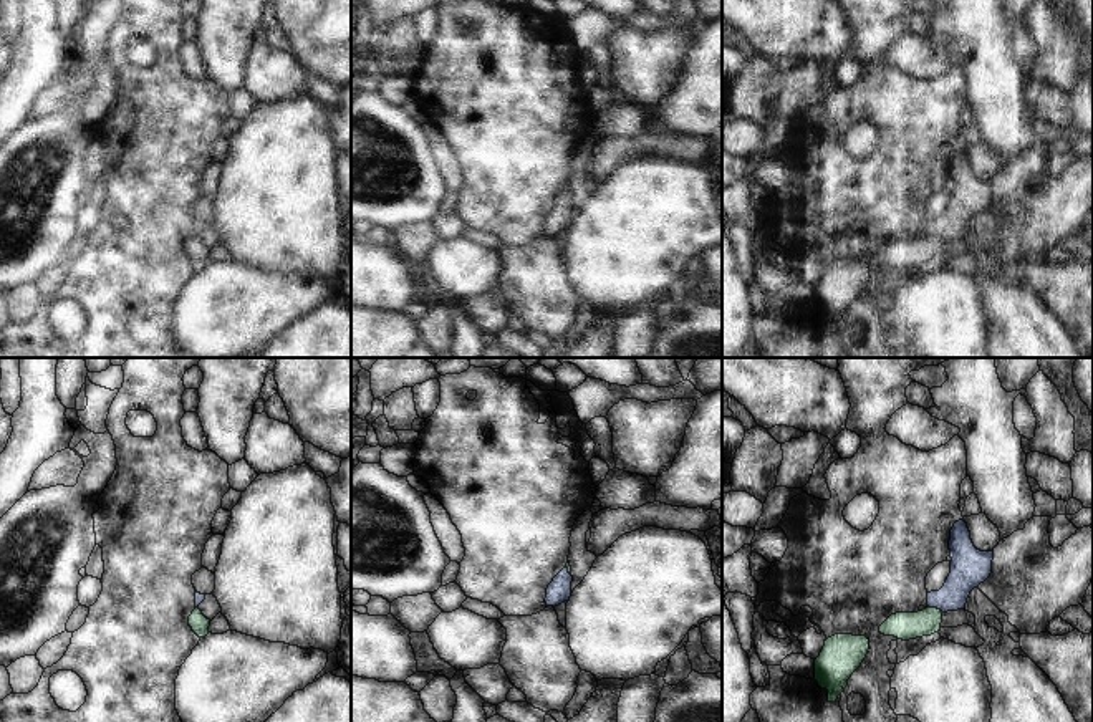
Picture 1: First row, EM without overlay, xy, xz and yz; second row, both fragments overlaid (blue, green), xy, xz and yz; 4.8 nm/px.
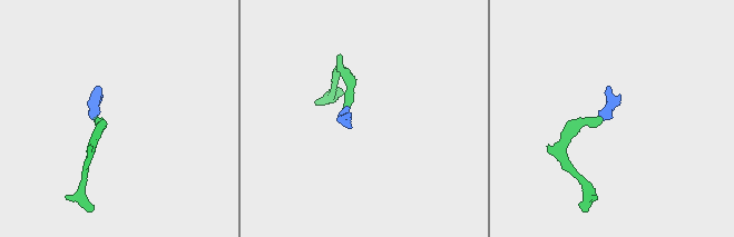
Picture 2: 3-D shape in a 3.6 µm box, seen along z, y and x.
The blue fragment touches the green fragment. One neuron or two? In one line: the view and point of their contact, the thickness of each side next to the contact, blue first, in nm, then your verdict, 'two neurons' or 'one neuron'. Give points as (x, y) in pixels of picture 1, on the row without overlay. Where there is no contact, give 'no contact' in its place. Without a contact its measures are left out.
meets blue in yz at (936, 235); 190 nm thick on the blue side, 130 nm on the other; one neuron

